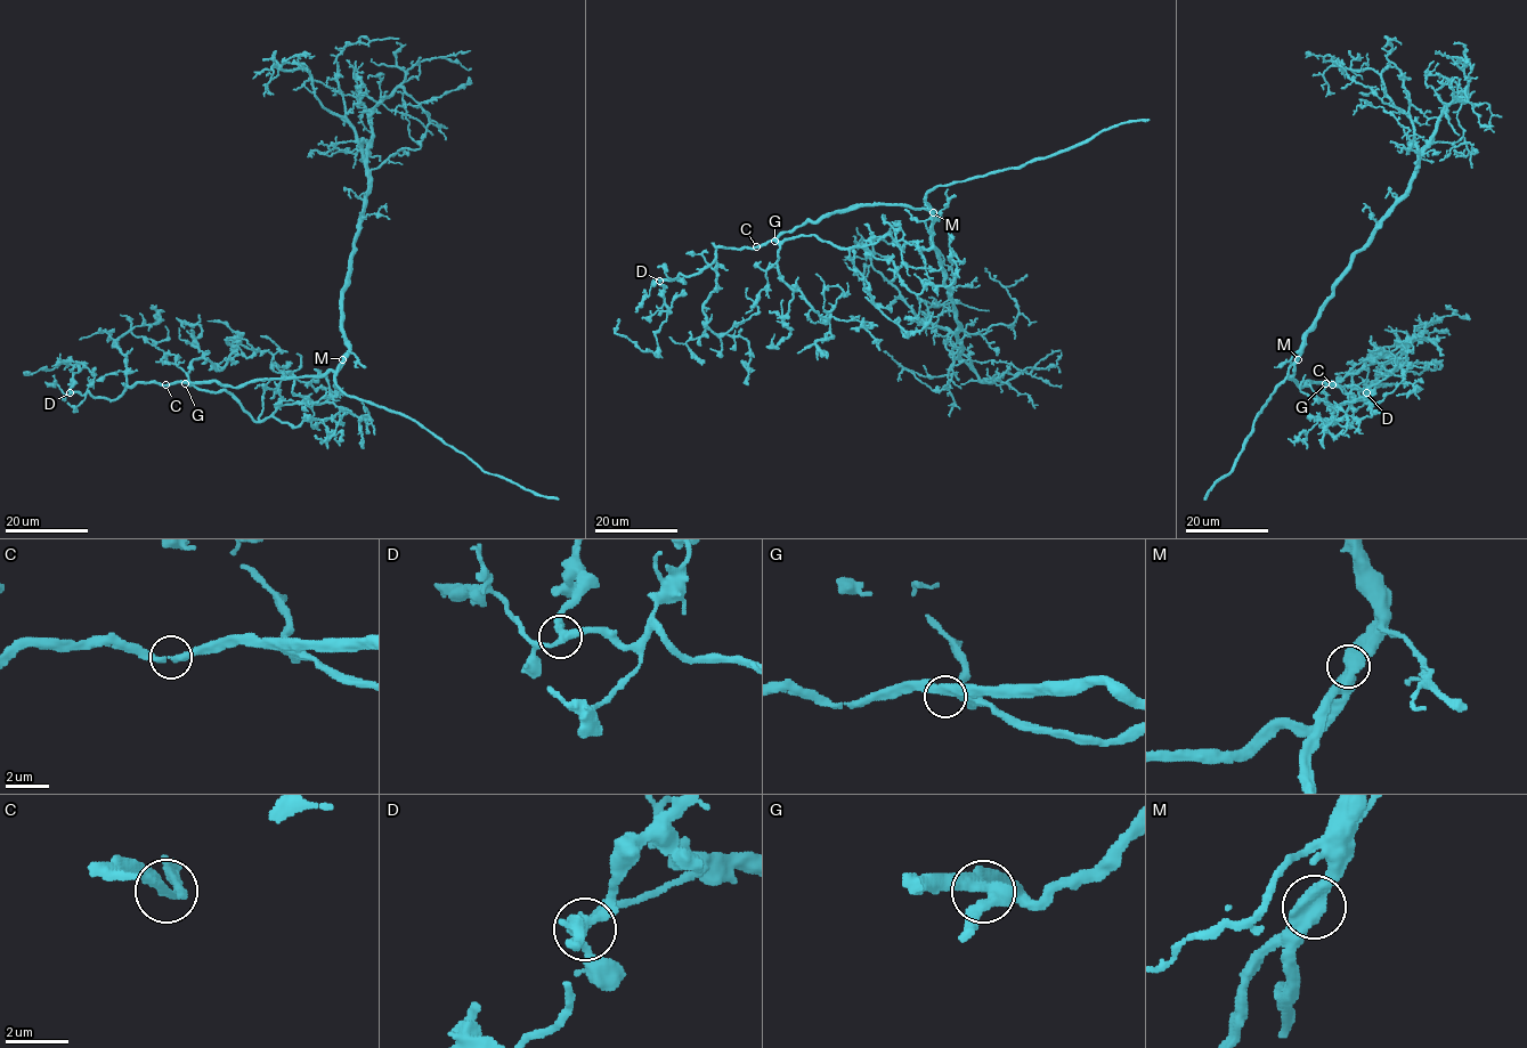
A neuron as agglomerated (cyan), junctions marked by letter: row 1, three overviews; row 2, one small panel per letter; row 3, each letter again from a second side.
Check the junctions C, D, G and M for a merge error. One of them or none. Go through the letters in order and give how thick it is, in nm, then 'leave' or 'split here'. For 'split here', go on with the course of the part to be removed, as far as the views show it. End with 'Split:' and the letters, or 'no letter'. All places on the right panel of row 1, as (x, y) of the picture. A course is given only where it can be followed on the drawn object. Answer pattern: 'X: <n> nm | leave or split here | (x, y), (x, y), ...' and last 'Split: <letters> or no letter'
C: 280 nm | leave
D: 320 nm | leave
G: 380 nm | leave
M: 600 nm | leave
Split: no letter

